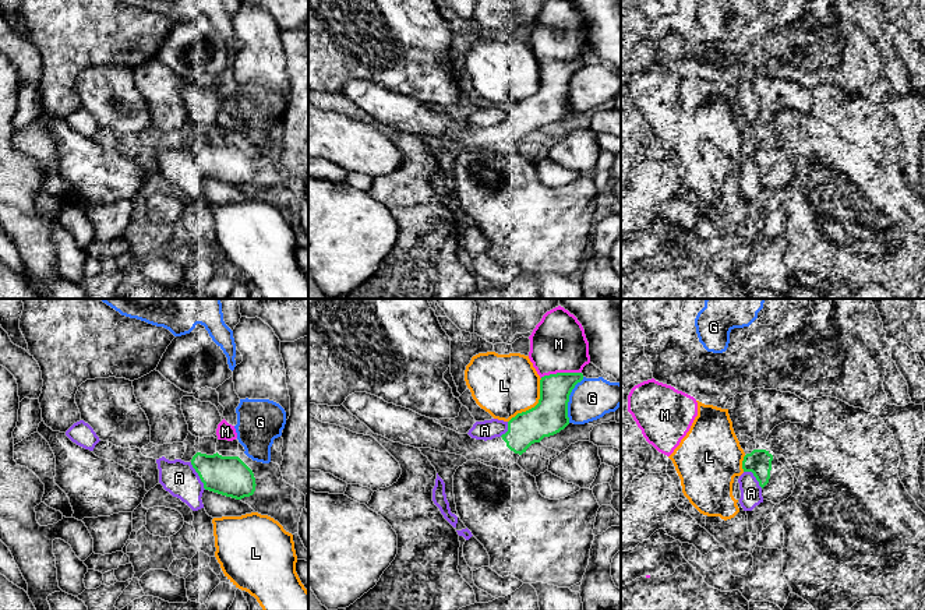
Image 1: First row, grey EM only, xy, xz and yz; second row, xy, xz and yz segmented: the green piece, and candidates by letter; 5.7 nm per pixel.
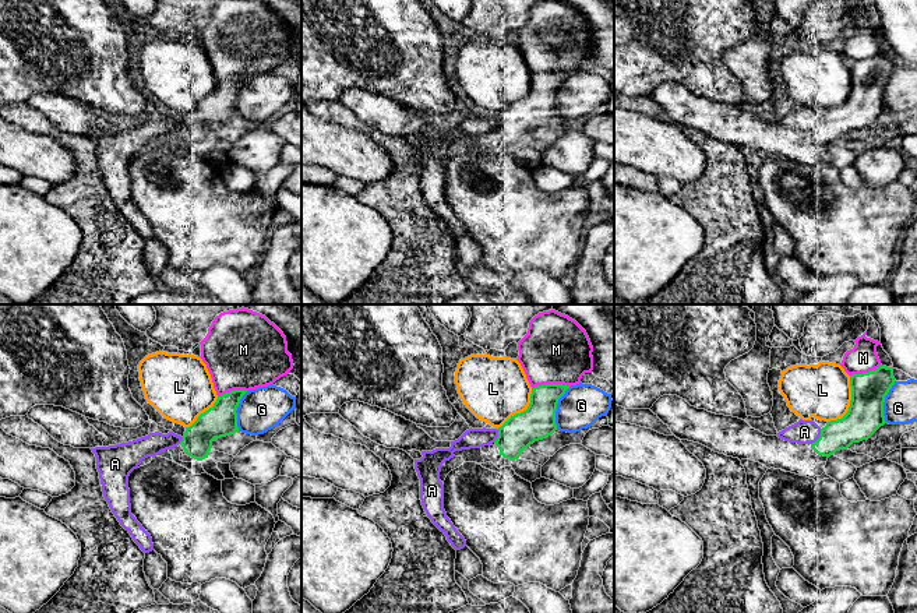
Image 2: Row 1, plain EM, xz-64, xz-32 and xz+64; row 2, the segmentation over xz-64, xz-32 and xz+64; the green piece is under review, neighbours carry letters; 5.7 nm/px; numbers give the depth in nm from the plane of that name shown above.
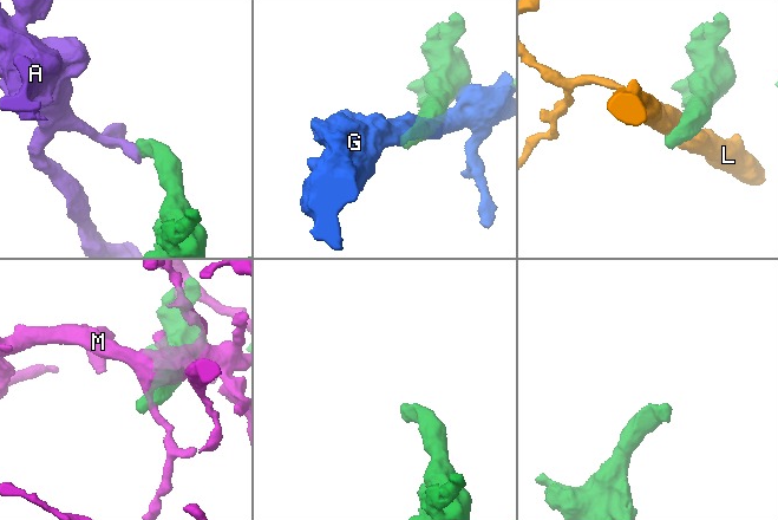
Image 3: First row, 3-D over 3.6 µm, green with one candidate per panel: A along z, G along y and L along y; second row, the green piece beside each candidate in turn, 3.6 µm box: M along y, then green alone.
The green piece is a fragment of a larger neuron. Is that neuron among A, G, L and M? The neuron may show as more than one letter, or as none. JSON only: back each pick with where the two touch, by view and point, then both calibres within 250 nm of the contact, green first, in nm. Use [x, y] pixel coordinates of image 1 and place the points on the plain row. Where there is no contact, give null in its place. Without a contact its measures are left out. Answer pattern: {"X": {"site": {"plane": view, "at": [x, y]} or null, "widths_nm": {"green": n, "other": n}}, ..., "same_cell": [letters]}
{"same_cell": []}

